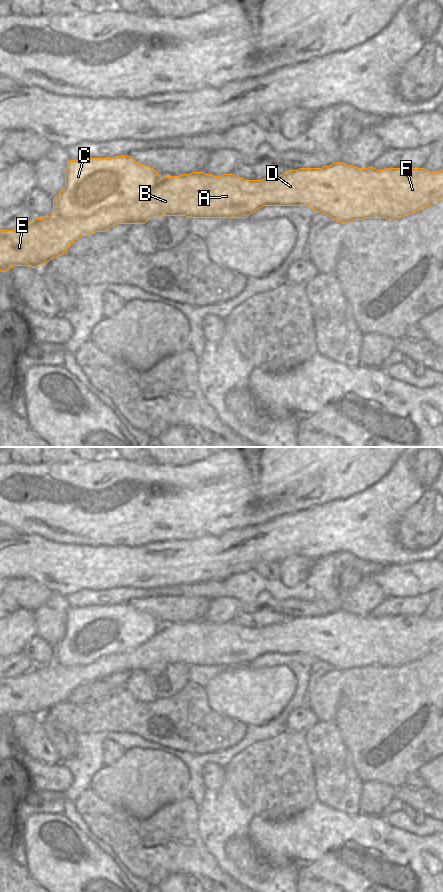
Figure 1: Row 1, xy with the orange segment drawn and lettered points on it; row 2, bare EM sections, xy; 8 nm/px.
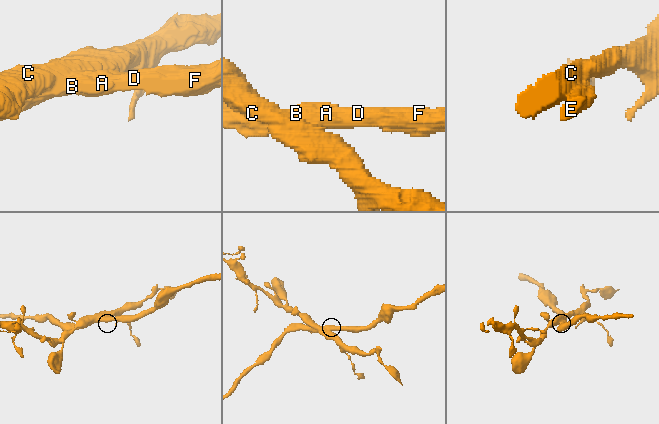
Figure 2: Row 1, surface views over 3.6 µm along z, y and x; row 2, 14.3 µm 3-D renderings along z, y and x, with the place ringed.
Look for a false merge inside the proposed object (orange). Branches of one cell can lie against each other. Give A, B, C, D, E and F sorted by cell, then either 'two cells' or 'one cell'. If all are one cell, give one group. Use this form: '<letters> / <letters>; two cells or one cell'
A B D E F / C; two cells

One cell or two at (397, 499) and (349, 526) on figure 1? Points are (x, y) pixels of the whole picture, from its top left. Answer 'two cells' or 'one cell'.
one cell

